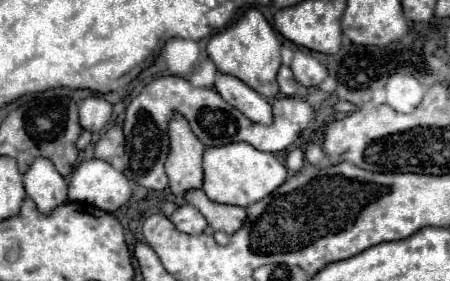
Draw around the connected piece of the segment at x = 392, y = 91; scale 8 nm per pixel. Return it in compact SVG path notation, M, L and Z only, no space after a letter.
M392 75L386 83L386 103L400 113L412 113L422 97L424 87L412 75Z

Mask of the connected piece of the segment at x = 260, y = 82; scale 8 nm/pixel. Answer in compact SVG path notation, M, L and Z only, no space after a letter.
M246 9L244 15L224 31L216 33L208 41L208 55L218 67L218 71L228 73L250 85L264 97L274 97L278 93L276 73L280 69L280 41L266 21L266 17L256 9Z

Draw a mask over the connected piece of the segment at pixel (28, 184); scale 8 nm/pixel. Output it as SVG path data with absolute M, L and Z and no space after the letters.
M40 157L24 173L26 195L34 199L40 213L50 213L54 207L66 203L66 181L56 171L54 163Z

